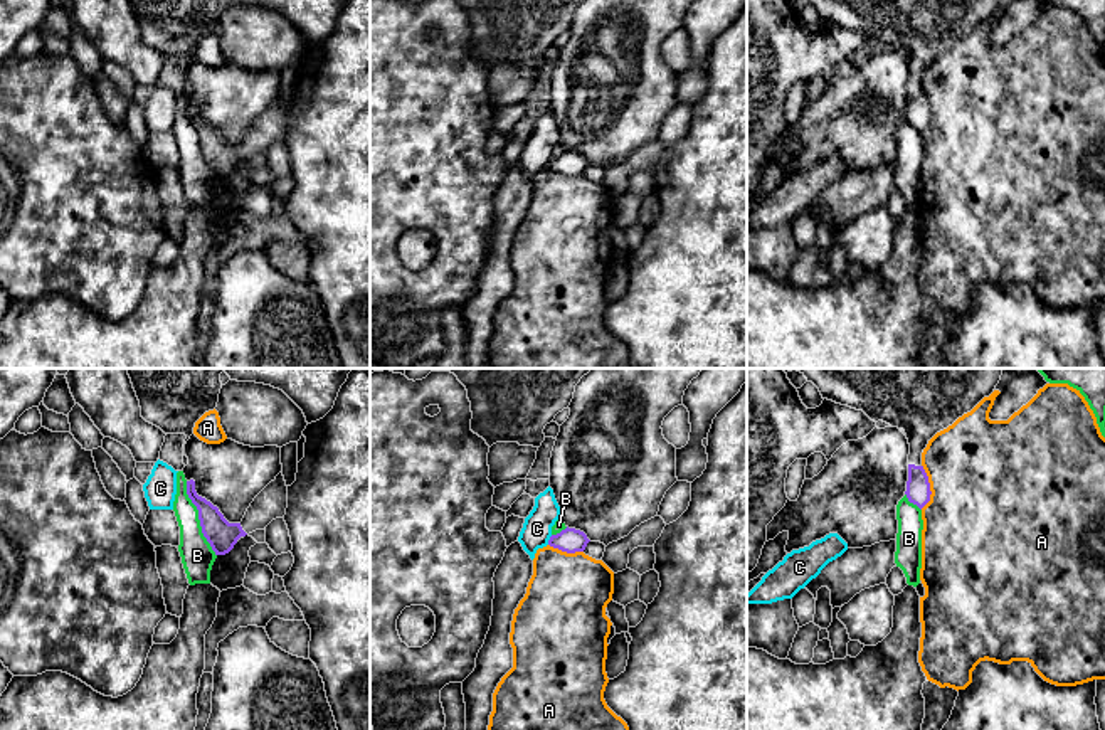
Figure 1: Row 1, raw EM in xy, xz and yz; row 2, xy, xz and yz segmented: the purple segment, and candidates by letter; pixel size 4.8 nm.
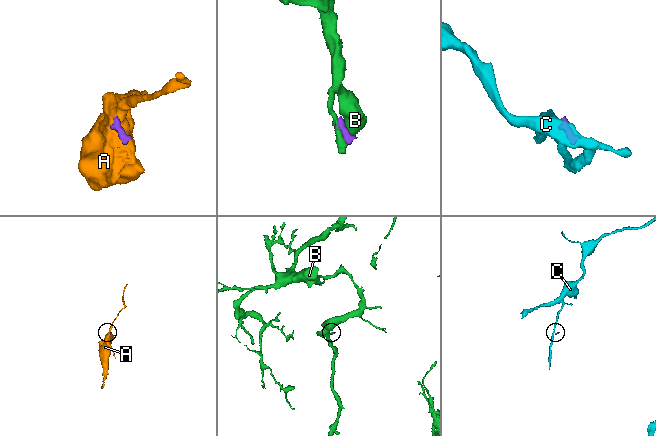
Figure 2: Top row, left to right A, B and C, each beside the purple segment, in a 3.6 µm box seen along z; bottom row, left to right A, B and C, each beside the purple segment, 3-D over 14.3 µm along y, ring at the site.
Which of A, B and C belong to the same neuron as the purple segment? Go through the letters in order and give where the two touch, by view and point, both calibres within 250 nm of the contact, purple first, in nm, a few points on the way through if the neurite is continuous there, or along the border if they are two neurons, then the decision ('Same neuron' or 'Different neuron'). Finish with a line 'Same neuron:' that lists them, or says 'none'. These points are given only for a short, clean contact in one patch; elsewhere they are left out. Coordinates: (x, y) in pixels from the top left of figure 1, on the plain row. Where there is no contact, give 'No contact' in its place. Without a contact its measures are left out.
A: Touches purple at yz (929, 110). Thickness 110 nm (purple) against 480 nm. Different neuron
B: Touches purple at xy (199, 142). Thickness 140 nm (purple) against 160 nm. Boundary: xy (185, 105), (185, 115), (197, 133), (200, 155), (216, 179). Different neuron
C: Touches purple at xz (549, 163). Thickness 120 nm (purple) against 140 nm. Boundary: xz (552, 158), (547, 167). Different neuron
Same neuron: none

